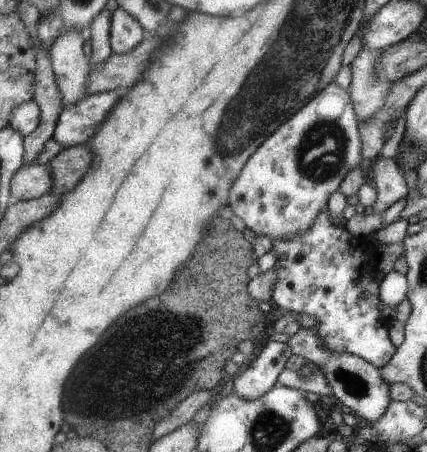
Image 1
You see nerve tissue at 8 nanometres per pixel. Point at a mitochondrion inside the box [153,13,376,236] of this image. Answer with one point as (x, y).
(321, 152)

